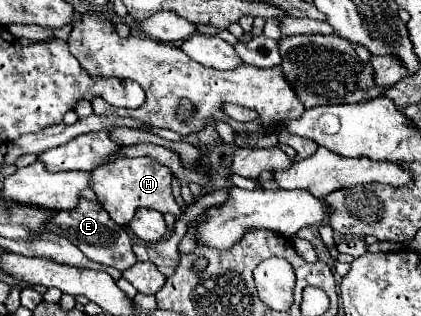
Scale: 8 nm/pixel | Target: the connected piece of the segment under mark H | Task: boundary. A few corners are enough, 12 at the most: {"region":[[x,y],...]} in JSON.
{"region":[[122,157],[90,173],[90,187],[118,225],[138,207],[176,219],[170,169]]}

